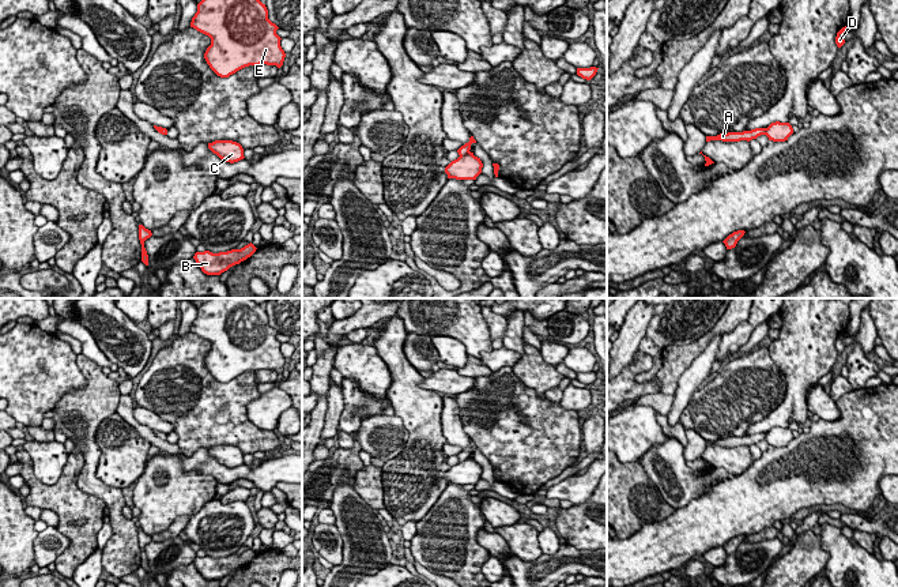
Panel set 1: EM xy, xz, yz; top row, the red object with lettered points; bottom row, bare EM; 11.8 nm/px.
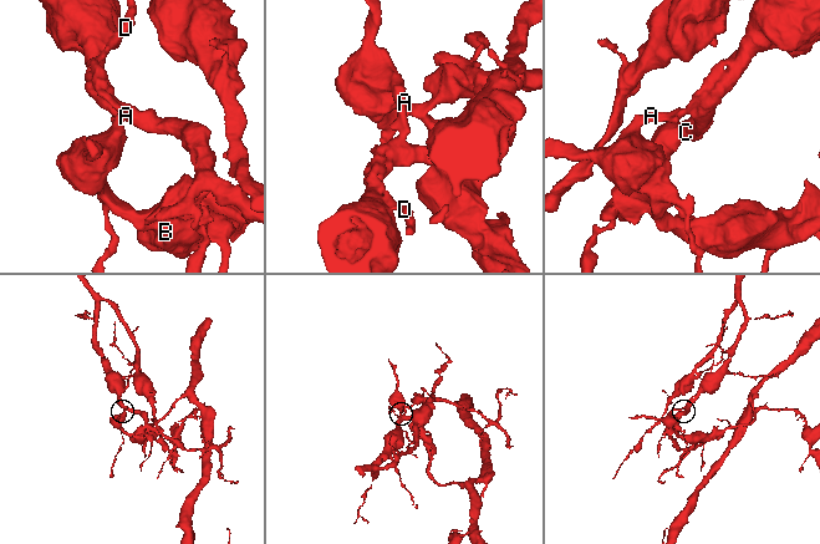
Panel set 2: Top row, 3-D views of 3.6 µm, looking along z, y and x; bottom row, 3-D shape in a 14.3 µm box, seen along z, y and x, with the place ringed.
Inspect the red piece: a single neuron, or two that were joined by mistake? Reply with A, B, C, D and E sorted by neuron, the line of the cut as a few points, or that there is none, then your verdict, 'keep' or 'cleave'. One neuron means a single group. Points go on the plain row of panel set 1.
A B / C D E; cut in yz along (761, 433), (765, 439); cleave

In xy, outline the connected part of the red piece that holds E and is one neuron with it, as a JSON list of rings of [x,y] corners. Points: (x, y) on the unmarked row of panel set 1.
[[[211,298],[197,309],[190,332],[211,343],[204,364],[220,383],[229,383],[249,370],[283,370],[286,358],[276,339],[279,332],[268,324],[265,309],[250,298]]]

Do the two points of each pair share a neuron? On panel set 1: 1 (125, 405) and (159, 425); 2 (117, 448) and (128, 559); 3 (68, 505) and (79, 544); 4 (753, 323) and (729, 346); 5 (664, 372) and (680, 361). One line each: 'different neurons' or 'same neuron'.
1: different neurons
2: different neurons
3: same neuron
4: same neuron
5: same neuron

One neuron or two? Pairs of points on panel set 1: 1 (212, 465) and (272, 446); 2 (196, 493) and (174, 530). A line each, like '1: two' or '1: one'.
1: two
2: two

